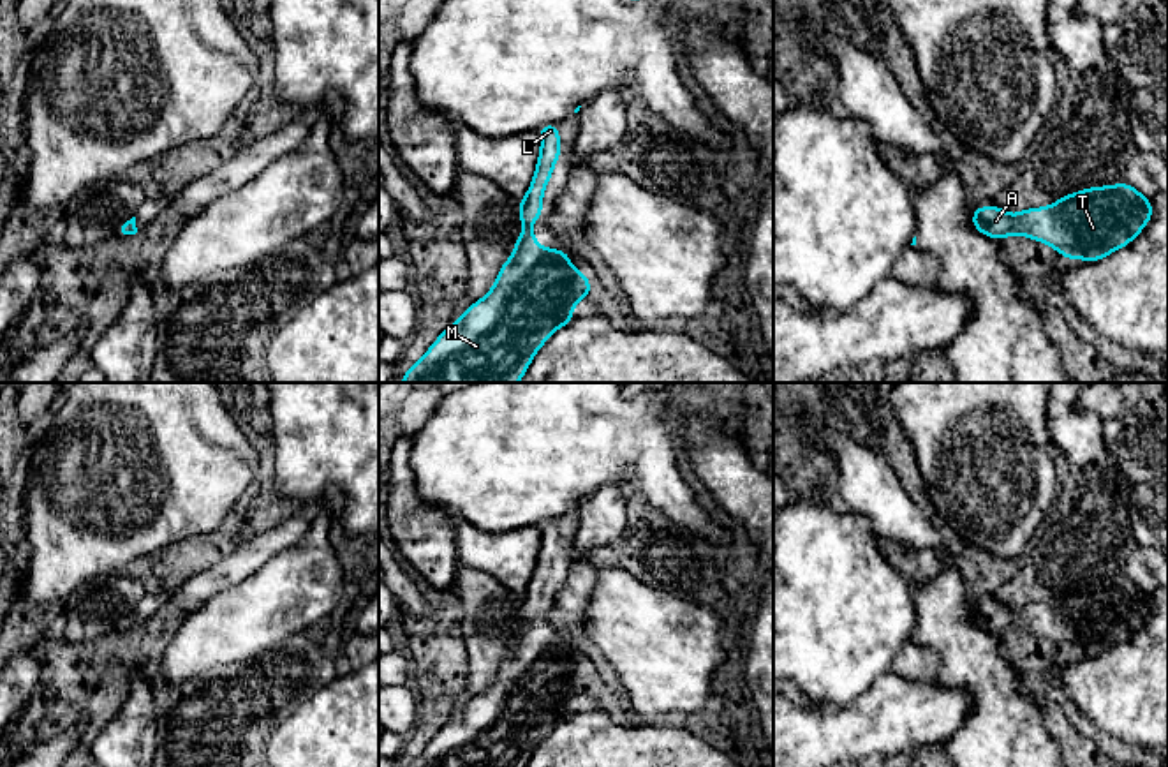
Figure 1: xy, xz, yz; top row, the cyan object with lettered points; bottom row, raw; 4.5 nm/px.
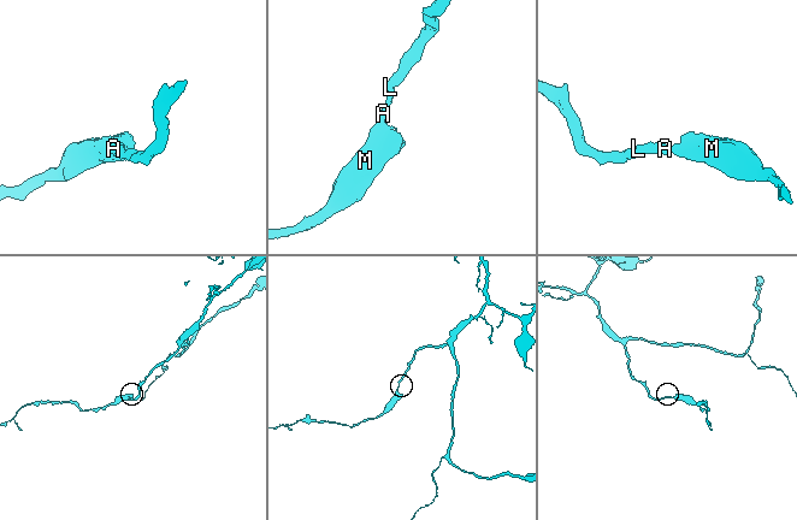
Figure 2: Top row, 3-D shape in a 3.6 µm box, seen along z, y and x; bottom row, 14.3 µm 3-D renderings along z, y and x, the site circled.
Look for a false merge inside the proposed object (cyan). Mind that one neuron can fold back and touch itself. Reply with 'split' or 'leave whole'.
leave whole

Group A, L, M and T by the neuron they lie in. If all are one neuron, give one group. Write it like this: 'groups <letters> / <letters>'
groups A L M T

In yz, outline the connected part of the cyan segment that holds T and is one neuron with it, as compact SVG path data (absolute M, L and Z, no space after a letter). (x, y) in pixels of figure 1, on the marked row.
M1122 182L1119 185L1089 187L1075 194L1066 194L1050 206L1022 210L1013 217L997 205L974 206L972 227L994 240L1024 235L1036 242L1048 243L1062 257L1099 261L1133 242L1152 219L1152 213L1154 208L1150 201L1133 185Z

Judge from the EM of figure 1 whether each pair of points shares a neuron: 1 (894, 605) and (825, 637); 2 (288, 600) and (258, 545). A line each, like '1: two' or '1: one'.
1: one
2: two

